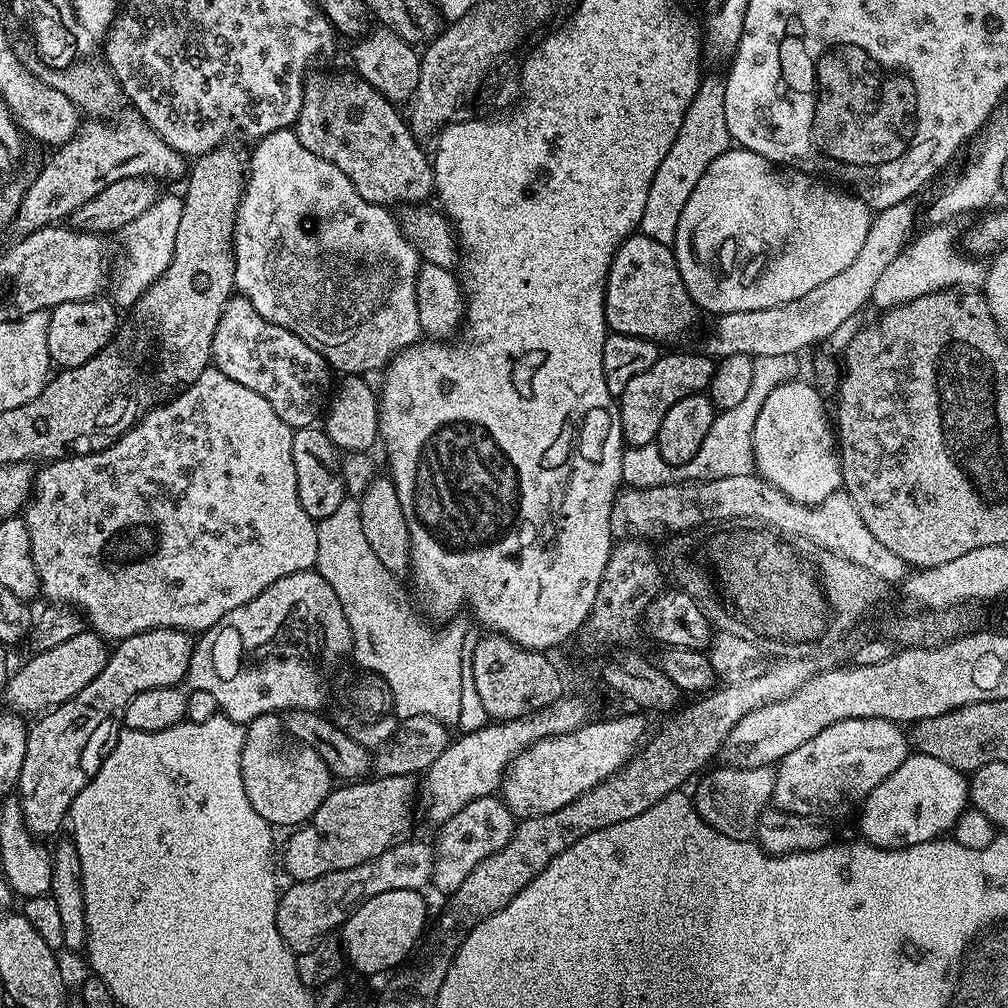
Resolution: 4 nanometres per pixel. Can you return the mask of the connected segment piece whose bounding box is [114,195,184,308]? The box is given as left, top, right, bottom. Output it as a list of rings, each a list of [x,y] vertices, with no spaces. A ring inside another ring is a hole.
[[[179,196],[157,197],[149,210],[140,214],[134,222],[122,229],[122,258],[114,270],[116,302],[119,307],[133,307],[149,286],[168,269],[173,260],[174,246],[177,244],[178,225],[181,221],[183,199]]]

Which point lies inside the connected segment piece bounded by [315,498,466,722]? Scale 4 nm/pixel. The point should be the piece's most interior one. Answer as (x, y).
(425, 669)

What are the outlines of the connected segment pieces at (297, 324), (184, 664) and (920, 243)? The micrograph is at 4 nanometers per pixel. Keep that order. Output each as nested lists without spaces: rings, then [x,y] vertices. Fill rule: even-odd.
[[[279,128],[277,132],[272,132],[268,136],[259,137],[256,149],[252,152],[252,164],[247,165],[246,168],[246,183],[244,186],[244,194],[240,197],[240,205],[236,211],[236,231],[234,233],[234,255],[236,257],[236,286],[235,291],[239,295],[246,297],[250,303],[258,310],[258,314],[262,314],[264,318],[274,322],[275,324],[283,324],[285,328],[288,328],[294,334],[298,334],[302,339],[307,340],[309,344],[315,344],[324,357],[328,359],[329,365],[337,373],[340,374],[369,374],[375,368],[383,369],[387,365],[388,361],[393,360],[403,348],[409,348],[414,343],[417,343],[421,339],[422,331],[420,328],[419,314],[418,314],[418,298],[416,297],[416,285],[420,279],[420,271],[422,269],[422,257],[415,244],[412,244],[404,237],[404,231],[400,229],[397,217],[392,216],[387,207],[382,204],[375,204],[374,202],[368,202],[366,198],[362,198],[362,194],[358,194],[358,190],[350,182],[350,178],[342,170],[338,170],[338,166],[334,166],[330,162],[326,162],[326,158],[322,158],[318,154],[314,154],[310,150],[306,150],[306,146],[302,146],[302,142],[296,137],[295,131],[288,128]]]
[[[155,628],[146,630],[142,634],[134,634],[130,638],[119,641],[111,649],[102,674],[98,674],[98,678],[94,678],[90,686],[86,686],[77,696],[70,698],[64,704],[57,704],[55,708],[43,713],[37,719],[40,721],[29,727],[26,738],[26,758],[22,761],[22,774],[18,785],[18,799],[24,815],[24,824],[33,836],[37,838],[52,836],[59,830],[60,823],[65,823],[68,812],[72,809],[74,798],[78,798],[78,794],[90,779],[83,772],[80,761],[83,747],[86,746],[86,742],[89,742],[91,736],[99,733],[104,728],[103,724],[116,711],[117,715],[125,709],[140,691],[179,685],[181,683],[179,680],[193,667],[193,651],[193,637],[177,628]]]
[[[938,224],[926,228],[926,232],[917,235],[902,251],[886,270],[882,270],[881,285],[888,288],[904,288],[904,300],[922,298],[922,294],[940,292],[944,288],[962,288],[976,286],[982,280],[982,268],[975,264],[975,259],[967,260],[956,249],[958,232],[948,224]],[[920,236],[920,237],[919,237]]]

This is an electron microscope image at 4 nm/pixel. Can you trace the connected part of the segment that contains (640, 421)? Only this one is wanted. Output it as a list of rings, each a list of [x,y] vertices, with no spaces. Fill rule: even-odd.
[[[700,350],[672,352],[669,356],[668,353],[661,354],[650,370],[630,378],[630,382],[626,382],[626,390],[618,394],[620,429],[624,432],[625,445],[636,447],[653,443],[670,406],[687,396],[703,393],[712,383],[716,366],[717,361]]]

